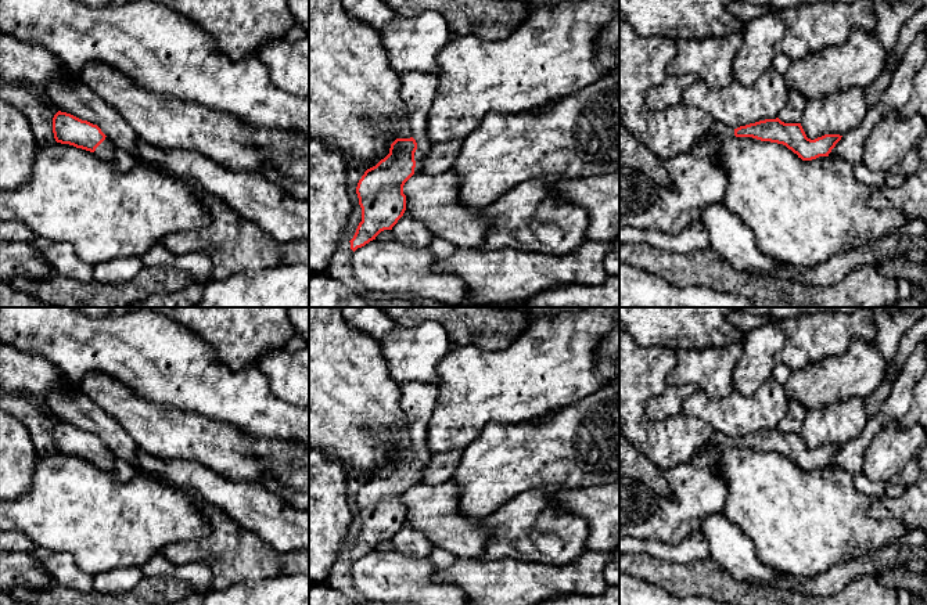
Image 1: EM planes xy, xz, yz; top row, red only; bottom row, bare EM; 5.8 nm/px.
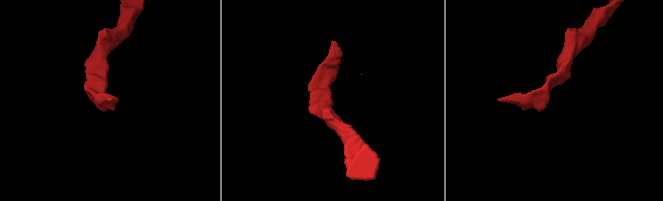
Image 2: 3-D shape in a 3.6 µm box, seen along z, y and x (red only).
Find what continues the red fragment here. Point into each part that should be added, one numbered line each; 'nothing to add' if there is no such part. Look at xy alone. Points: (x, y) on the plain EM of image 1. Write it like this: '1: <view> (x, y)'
1: xy (106, 460)

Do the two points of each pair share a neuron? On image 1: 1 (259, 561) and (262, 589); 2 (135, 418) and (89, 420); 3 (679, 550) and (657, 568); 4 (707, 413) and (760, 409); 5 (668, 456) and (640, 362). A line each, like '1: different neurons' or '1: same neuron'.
1: different neurons
2: different neurons
3: different neurons
4: same neuron
5: same neuron

